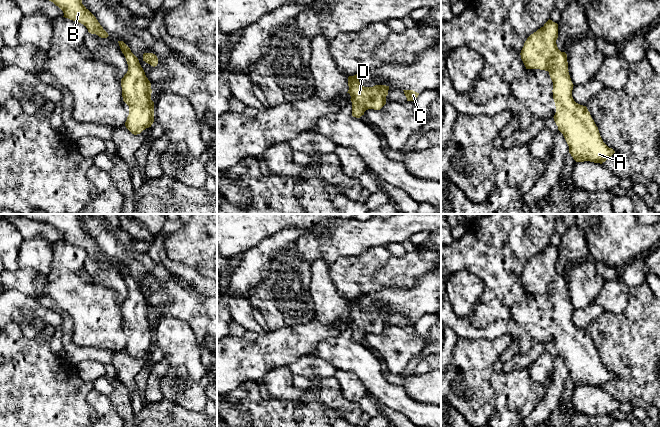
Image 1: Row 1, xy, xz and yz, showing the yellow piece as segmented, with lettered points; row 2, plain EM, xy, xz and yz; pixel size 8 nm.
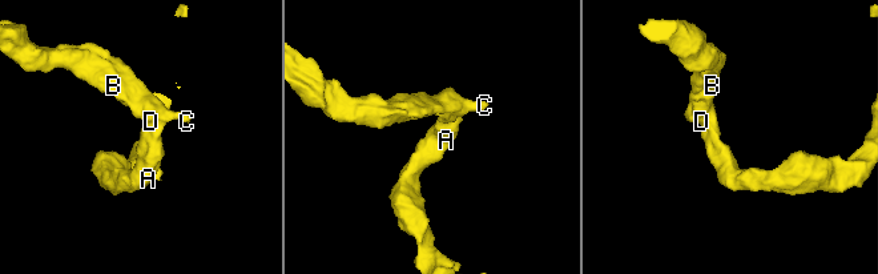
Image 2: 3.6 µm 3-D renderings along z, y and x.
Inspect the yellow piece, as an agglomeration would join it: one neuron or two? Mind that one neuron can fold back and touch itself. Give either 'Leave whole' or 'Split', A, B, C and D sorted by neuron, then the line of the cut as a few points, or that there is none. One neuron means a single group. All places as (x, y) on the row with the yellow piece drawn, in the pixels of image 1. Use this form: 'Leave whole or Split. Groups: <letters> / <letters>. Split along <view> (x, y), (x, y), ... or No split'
Leave whole. Groups: A B C D. No split

